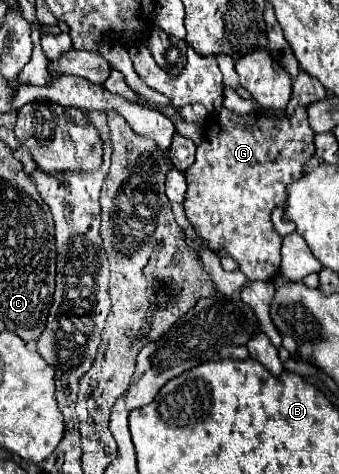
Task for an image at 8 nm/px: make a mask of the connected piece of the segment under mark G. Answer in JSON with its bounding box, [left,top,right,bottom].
[183,107,315,281]

